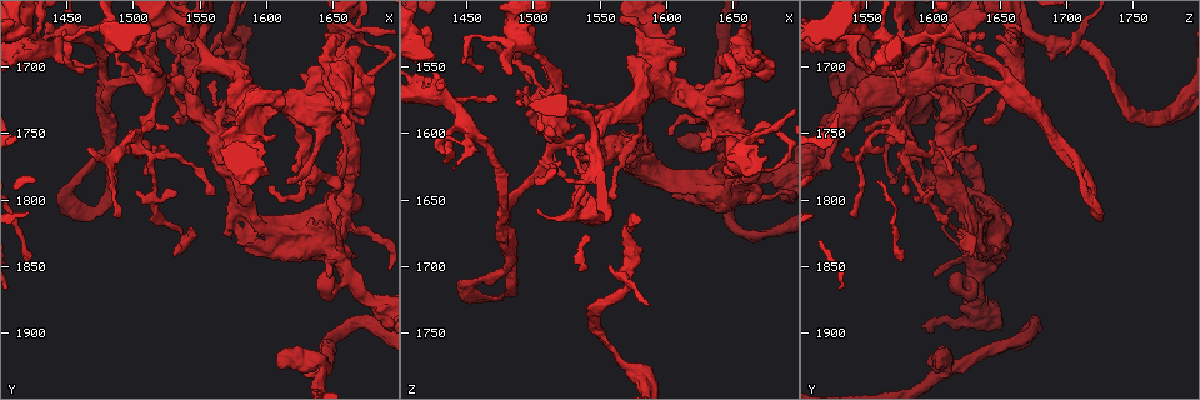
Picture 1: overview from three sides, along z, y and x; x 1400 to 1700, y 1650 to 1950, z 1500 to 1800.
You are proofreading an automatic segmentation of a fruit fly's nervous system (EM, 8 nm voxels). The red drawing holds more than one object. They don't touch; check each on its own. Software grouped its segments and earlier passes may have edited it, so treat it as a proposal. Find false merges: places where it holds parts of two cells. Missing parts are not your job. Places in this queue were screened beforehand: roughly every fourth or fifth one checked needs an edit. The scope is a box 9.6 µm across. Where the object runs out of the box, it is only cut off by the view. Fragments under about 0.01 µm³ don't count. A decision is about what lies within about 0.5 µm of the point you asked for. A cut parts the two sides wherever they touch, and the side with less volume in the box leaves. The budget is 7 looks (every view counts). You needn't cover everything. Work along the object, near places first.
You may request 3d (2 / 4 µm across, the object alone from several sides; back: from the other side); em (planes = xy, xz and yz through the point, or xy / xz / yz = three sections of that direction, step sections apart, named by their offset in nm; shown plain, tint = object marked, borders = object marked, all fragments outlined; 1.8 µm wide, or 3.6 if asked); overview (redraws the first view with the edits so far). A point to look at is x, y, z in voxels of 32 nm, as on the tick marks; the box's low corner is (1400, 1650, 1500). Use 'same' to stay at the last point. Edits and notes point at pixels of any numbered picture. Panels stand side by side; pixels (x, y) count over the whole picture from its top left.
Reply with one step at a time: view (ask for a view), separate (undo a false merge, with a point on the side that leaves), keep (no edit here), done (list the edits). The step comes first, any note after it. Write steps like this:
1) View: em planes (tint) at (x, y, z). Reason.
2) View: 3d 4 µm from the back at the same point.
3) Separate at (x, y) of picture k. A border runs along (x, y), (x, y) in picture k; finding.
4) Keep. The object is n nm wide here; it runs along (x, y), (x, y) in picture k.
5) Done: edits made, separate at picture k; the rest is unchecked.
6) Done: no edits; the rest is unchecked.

View: em planes (tint) at (1536, 1826, 1620).

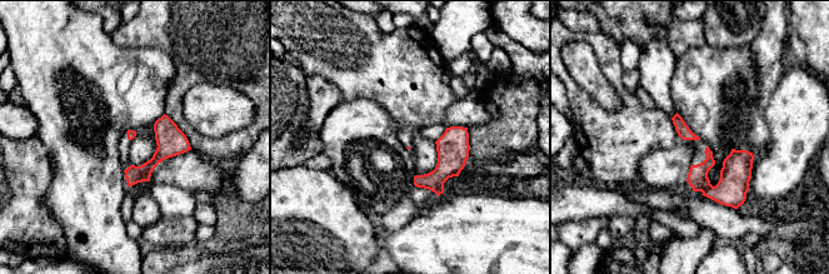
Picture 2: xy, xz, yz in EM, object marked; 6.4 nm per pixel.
Keep. The object is 20 nm wide here; continuous, no second cell.

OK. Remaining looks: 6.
View: em planes (tint) at (1666, 1772, 1628). Branch point.

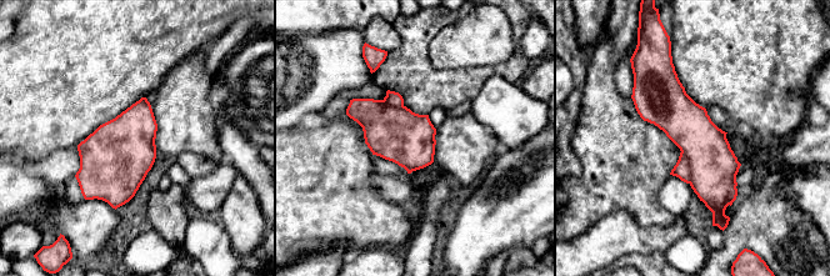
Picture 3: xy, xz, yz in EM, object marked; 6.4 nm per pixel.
Separate at (714, 166) of picture 3. Two cells meet here.

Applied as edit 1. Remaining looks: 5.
View: em planes (tint) at (1570, 1680, 1708). Three arms meet.

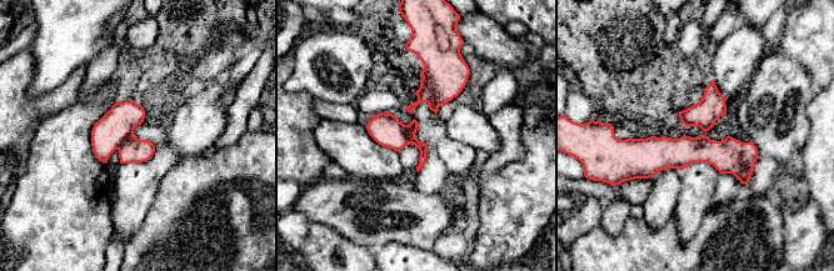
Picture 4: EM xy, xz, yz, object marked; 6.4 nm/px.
Separate at (385, 129) of picture 4. The object is 190 nm wide here; a border runs along (404, 125), (413, 142) in picture 4; two cells meet here.

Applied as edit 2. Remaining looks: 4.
Done: edits made, separate at picture 3, separate at picture 4; the rest is unchecked.

